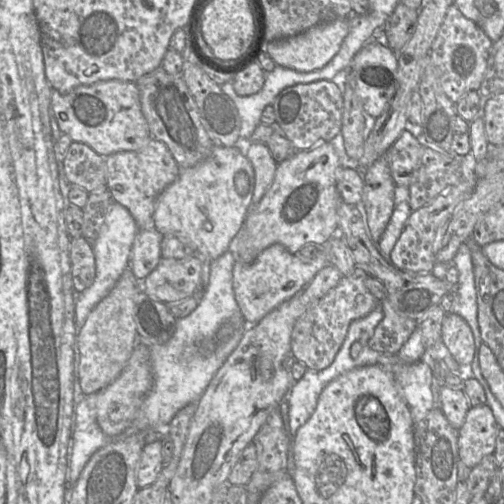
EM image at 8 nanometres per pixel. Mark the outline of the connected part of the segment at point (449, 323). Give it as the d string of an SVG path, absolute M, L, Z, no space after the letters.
M450 312L444 315L441 341L460 366L470 366L474 357L474 338L461 316Z

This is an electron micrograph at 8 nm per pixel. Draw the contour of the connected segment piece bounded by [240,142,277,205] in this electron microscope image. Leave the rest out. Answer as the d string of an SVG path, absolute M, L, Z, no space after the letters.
M247 142L245 150L240 150L251 162L255 173L255 186L251 205L257 205L271 186L277 163L264 143Z

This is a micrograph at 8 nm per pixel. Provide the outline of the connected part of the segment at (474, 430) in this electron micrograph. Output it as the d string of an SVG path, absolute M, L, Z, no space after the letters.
M487 404L470 407L466 414L464 424L458 430L459 460L468 468L472 469L479 464L485 456L493 454L499 429L494 415Z

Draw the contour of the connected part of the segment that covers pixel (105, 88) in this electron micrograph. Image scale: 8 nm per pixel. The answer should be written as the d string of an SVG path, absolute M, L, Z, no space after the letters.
M108 80L78 86L68 94L52 89L51 109L61 131L73 141L89 145L107 157L120 151L136 151L153 138L142 112L140 92L135 82Z

